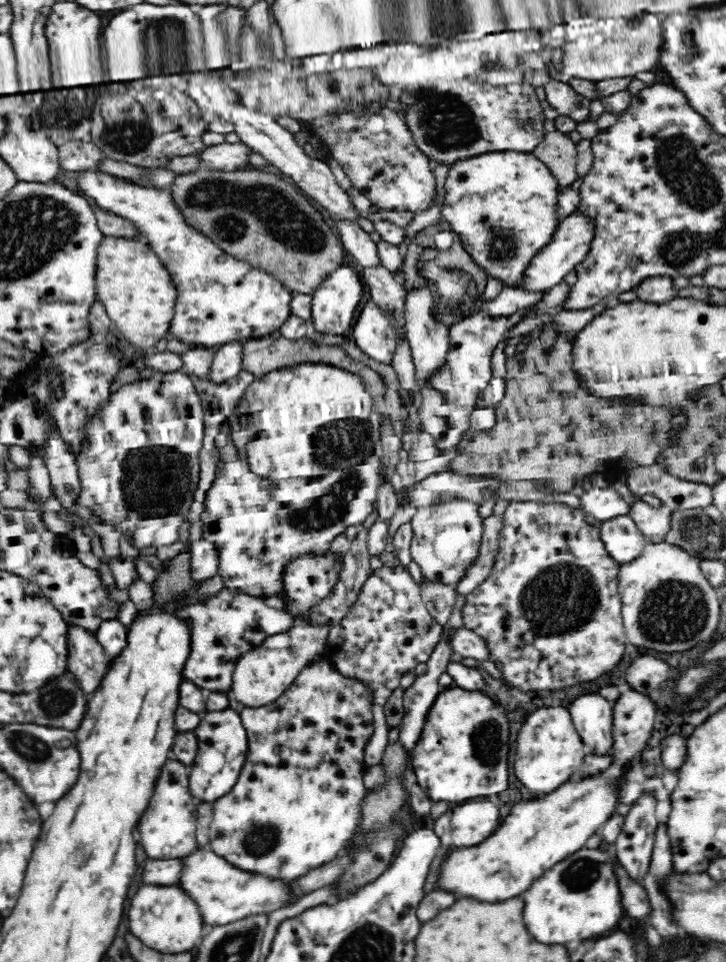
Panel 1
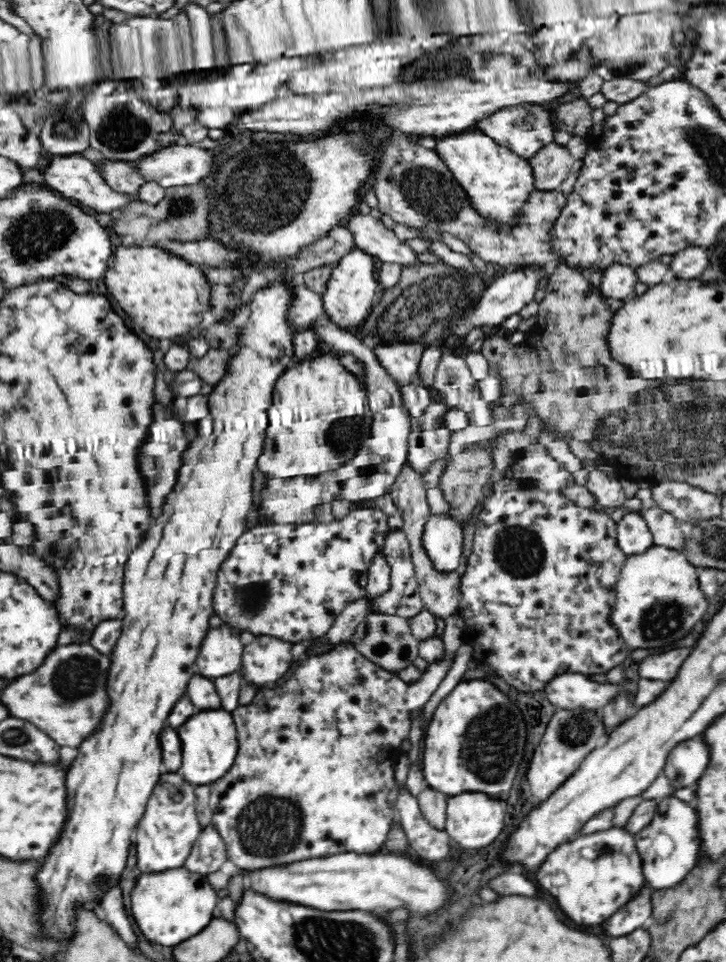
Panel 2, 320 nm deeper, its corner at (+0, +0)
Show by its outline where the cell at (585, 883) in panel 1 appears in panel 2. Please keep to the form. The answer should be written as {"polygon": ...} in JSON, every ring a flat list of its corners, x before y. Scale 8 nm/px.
{"polygon":[[616,827,579,834,569,843,562,844,550,854,534,878,574,924,584,926,602,925,604,918,610,918,646,884,633,834]]}

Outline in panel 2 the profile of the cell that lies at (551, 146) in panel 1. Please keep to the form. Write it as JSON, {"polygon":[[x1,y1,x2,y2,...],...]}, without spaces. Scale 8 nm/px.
{"polygon":[[556,141,545,144,530,158,536,190,558,190,562,181,570,174,574,163,574,157,570,155,566,146]]}

